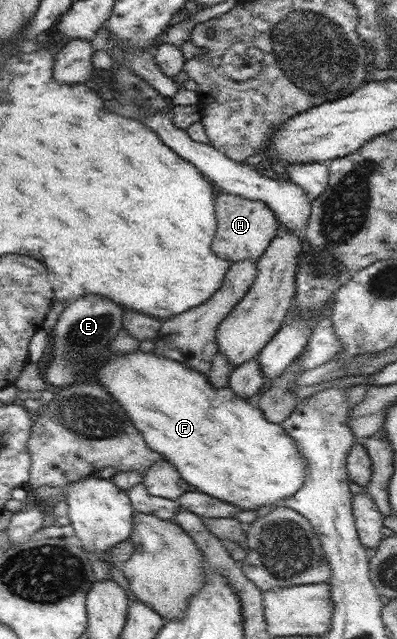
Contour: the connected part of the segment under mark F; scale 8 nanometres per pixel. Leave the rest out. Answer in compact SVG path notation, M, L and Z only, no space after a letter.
M133 351L129 355L115 355L107 364L101 367L96 375L96 380L112 395L126 411L135 427L143 434L146 444L160 453L163 459L173 464L181 474L183 481L194 486L197 491L206 493L207 496L216 497L218 500L228 501L230 504L238 505L243 510L257 510L263 505L281 505L283 500L289 499L301 489L306 472L306 459L300 454L296 441L285 430L282 424L270 422L263 410L256 404L255 400L239 397L231 388L217 389L210 384L206 373L198 372L188 365L179 363L165 356L154 355L153 352Z

